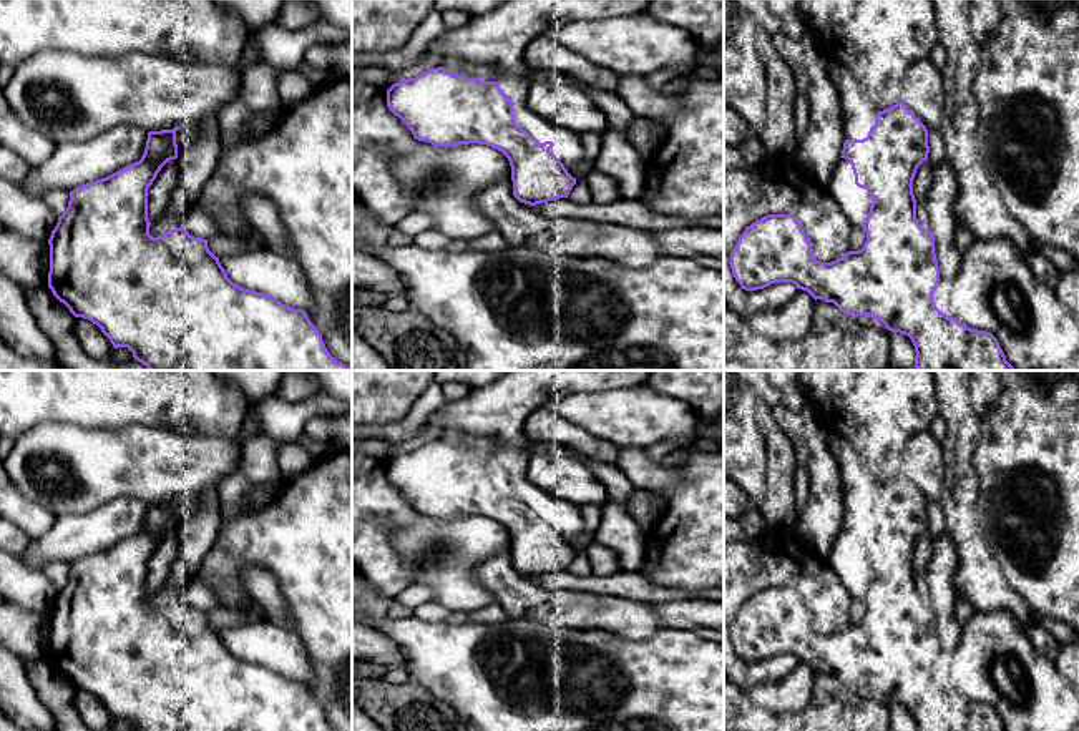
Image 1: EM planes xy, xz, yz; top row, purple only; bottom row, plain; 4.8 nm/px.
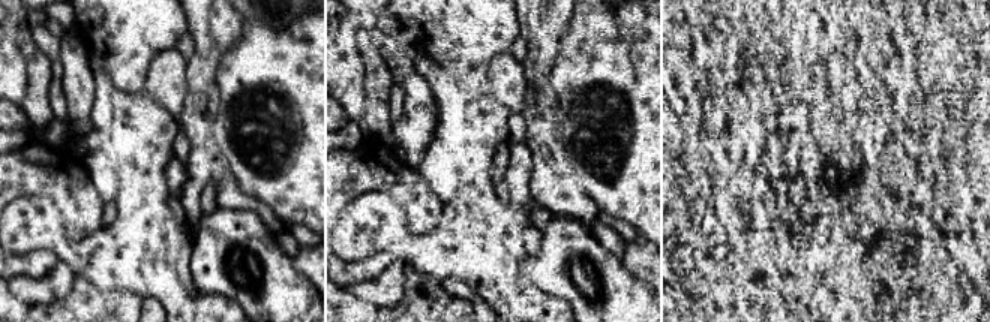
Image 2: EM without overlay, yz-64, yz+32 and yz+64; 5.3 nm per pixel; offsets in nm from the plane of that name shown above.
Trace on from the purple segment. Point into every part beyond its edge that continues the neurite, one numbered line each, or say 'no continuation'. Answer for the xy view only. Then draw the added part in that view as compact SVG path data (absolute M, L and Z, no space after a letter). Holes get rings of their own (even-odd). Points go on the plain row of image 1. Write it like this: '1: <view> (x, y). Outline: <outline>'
no continuation

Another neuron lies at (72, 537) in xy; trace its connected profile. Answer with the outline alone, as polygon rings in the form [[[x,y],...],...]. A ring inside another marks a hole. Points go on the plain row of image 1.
[[[120,497],[86,515],[61,515],[55,525],[33,538],[20,560],[43,572],[50,562],[73,563],[86,555],[106,550],[141,532],[148,505],[141,498]]]

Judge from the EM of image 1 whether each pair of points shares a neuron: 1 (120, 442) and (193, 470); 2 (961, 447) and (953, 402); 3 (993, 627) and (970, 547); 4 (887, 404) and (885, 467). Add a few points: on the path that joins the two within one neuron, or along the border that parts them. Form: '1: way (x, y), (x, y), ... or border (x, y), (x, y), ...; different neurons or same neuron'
1: way (138, 461), (175, 466); same neuron
2: way (961, 436), (958, 414); same neuron
3: border (975, 608), (1006, 608), (1025, 623); different neurons
4: way (885, 419), (885, 452); same neuron

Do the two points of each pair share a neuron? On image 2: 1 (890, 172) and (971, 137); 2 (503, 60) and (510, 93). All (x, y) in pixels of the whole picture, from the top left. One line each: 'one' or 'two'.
1: two
2: one

